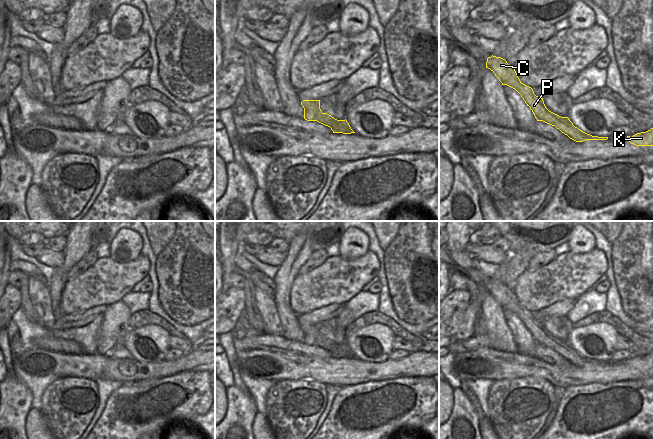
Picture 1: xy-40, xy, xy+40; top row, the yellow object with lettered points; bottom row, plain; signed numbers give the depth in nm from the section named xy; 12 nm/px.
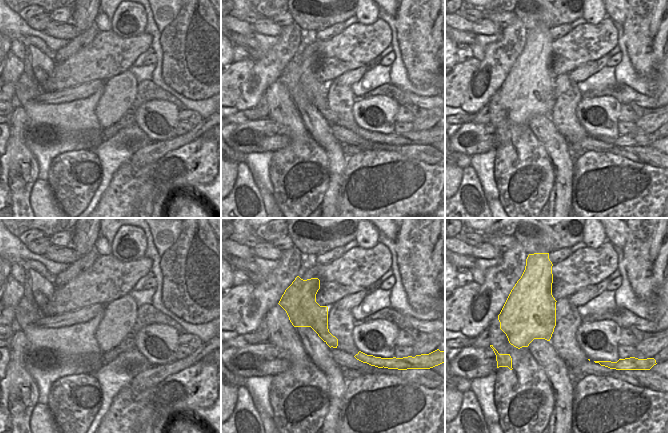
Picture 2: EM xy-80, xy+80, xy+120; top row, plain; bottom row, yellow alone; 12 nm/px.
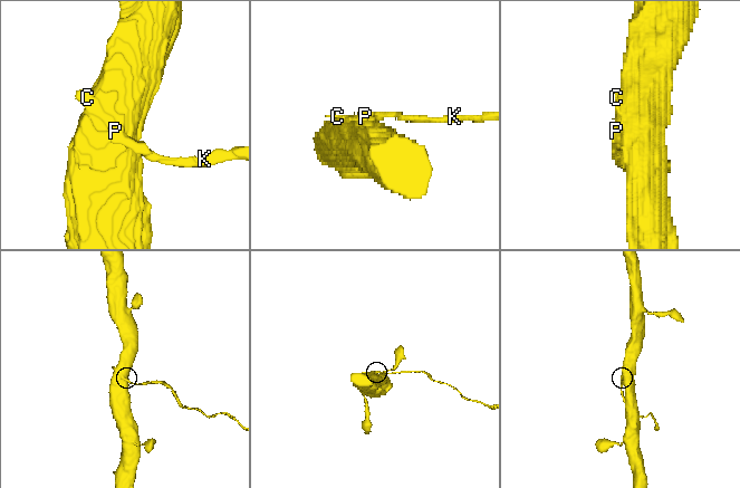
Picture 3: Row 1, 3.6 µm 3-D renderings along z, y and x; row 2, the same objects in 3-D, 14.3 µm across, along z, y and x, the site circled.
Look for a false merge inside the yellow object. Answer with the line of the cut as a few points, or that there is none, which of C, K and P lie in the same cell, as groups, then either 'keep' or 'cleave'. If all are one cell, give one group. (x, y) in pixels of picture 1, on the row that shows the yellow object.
cut xy (343, 120), (337, 120), (328, 126); groups C P / K; cleave

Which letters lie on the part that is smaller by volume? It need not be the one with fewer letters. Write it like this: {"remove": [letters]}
{"remove": ["K"]}

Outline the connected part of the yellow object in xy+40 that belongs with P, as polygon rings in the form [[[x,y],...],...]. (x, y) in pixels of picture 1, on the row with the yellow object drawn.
[[[492,55],[487,58],[486,68],[495,74],[502,85],[515,89],[521,95],[527,106],[532,110],[537,121],[543,121],[555,126],[561,121],[569,120],[568,117],[561,117],[549,111],[544,104],[543,98],[536,96],[531,87],[520,81],[515,68],[509,65],[505,59]]]

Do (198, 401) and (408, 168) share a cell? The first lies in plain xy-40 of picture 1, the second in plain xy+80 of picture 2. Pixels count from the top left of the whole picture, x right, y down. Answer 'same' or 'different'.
same

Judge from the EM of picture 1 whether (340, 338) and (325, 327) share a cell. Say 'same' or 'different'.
same

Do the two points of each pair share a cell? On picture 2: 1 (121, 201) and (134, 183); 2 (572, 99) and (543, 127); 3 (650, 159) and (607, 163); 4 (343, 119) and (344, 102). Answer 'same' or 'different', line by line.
1: same
2: different
3: different
4: same

